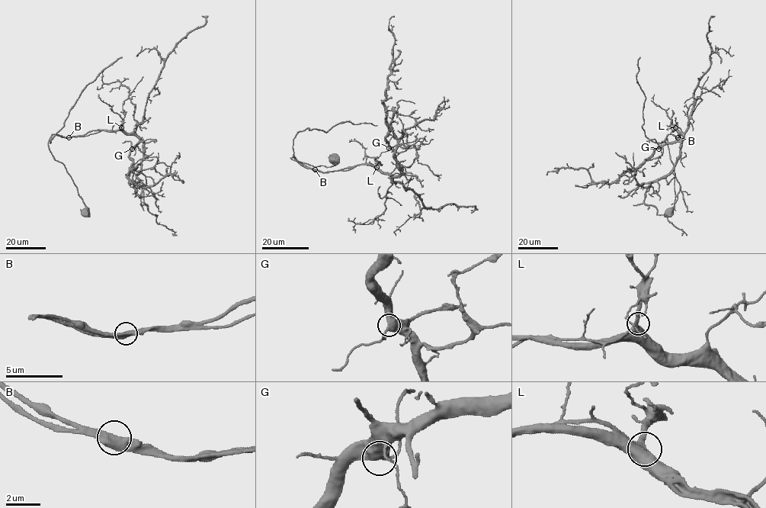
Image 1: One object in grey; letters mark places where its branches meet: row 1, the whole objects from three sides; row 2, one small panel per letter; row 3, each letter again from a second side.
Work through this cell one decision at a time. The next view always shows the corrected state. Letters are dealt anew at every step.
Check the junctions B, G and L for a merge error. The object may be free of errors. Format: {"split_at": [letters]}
{"split_at": []}

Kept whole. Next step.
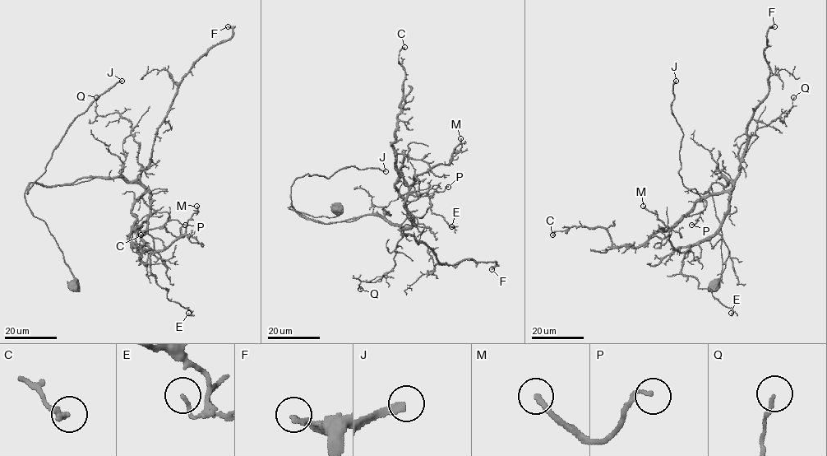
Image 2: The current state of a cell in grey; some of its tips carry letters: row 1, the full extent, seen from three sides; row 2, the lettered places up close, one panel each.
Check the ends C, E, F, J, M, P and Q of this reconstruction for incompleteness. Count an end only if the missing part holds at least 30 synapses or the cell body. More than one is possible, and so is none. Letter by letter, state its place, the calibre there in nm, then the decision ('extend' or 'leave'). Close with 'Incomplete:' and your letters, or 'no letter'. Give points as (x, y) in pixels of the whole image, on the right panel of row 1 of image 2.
C: (552, 234) | 280 nm | leave
E: (731, 313) | 120 nm | leave
F: (774, 26) | 140 nm | leave
J: (676, 81) | 260 nm | extend
M: (643, 206) | 240 nm | leave
P: (691, 225) | 150 nm | leave
Q: (793, 97) | 120 nm | leave
Incomplete: J

